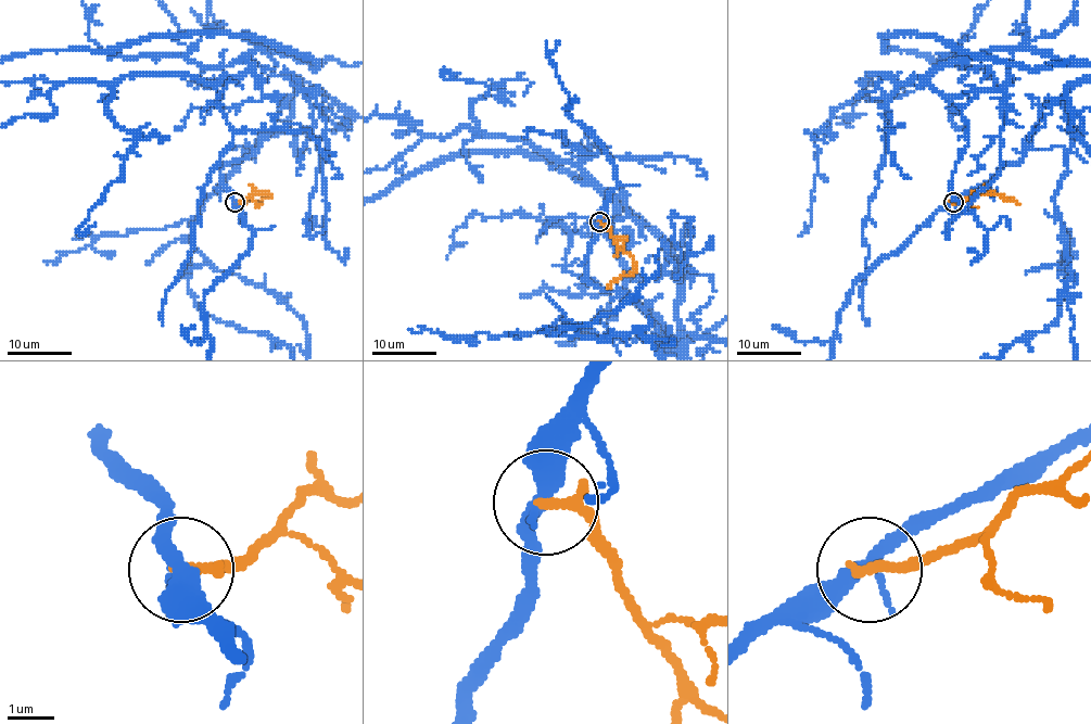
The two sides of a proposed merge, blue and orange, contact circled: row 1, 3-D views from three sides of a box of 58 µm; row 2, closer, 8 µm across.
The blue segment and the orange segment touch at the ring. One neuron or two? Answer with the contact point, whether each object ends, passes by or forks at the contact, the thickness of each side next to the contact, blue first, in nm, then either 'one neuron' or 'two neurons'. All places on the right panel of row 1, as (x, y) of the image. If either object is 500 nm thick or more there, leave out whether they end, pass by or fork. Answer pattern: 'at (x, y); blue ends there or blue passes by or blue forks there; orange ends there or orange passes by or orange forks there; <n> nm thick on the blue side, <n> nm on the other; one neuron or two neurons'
at (953, 202); blue forks there; orange ends there; 300 nm thick on the blue side, 240 nm on the other; two neurons

